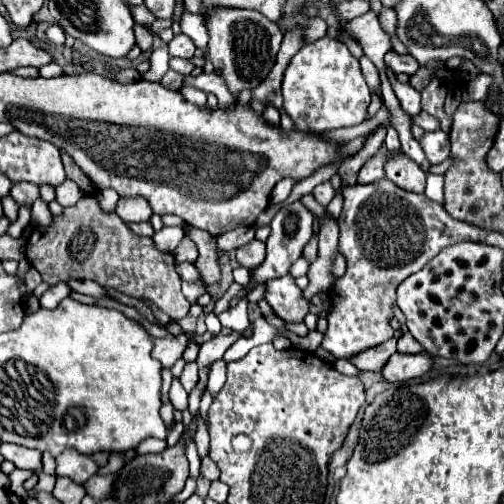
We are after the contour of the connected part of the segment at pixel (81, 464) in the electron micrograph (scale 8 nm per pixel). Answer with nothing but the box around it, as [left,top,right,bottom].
[57,449,97,483]

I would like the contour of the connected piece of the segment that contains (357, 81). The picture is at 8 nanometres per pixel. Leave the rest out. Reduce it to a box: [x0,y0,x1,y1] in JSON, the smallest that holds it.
[283,37,371,133]

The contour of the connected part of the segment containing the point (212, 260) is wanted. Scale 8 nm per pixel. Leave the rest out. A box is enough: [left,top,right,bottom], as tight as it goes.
[185,227,219,287]

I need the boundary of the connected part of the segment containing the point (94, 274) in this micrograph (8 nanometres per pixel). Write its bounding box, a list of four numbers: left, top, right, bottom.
[25,197,191,321]

